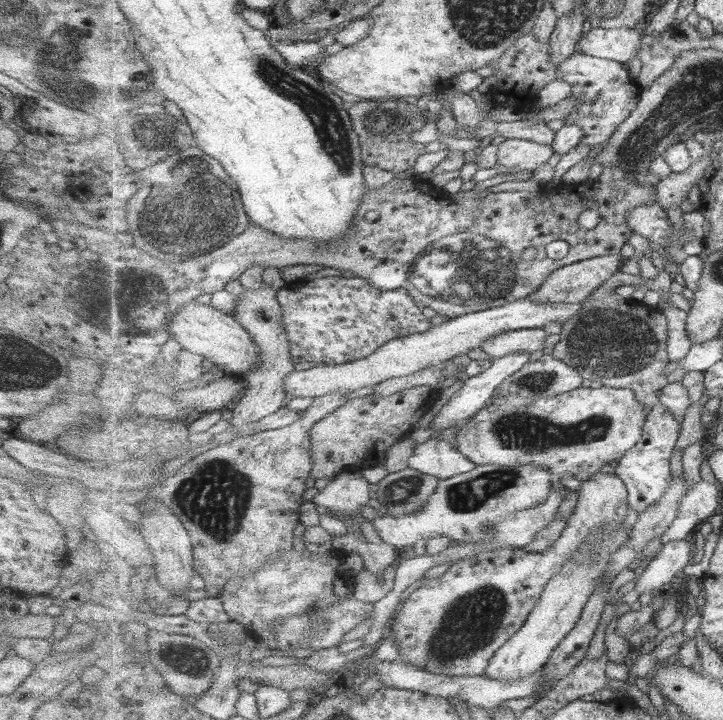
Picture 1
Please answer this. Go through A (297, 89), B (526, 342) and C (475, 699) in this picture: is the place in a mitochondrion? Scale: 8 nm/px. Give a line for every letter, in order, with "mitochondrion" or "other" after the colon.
A: mitochondrion
B: other
C: other

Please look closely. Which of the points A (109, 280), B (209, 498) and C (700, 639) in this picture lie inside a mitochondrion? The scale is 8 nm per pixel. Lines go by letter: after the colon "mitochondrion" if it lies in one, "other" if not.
A: mitochondrion
B: mitochondrion
C: other

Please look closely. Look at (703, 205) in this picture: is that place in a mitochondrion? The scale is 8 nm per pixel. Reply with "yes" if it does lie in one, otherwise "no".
no

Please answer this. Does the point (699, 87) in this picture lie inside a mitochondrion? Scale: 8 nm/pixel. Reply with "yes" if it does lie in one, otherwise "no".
yes

